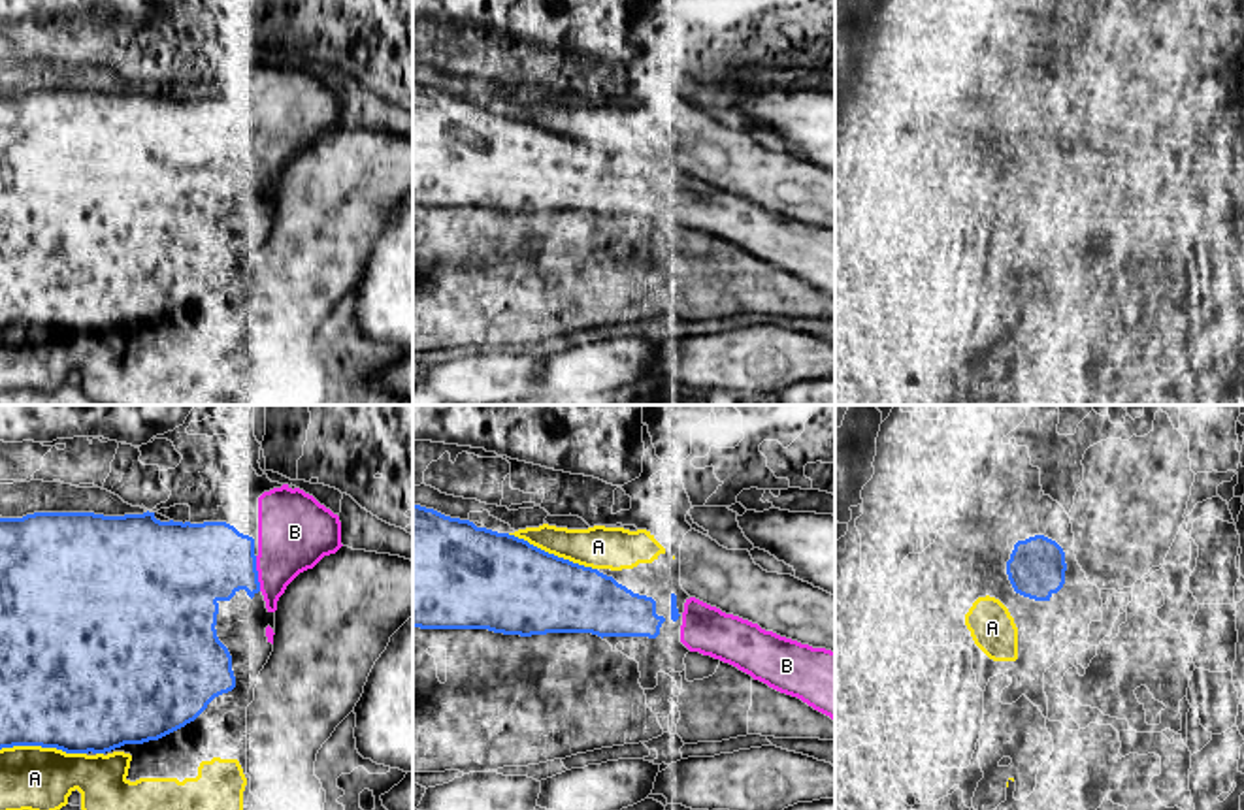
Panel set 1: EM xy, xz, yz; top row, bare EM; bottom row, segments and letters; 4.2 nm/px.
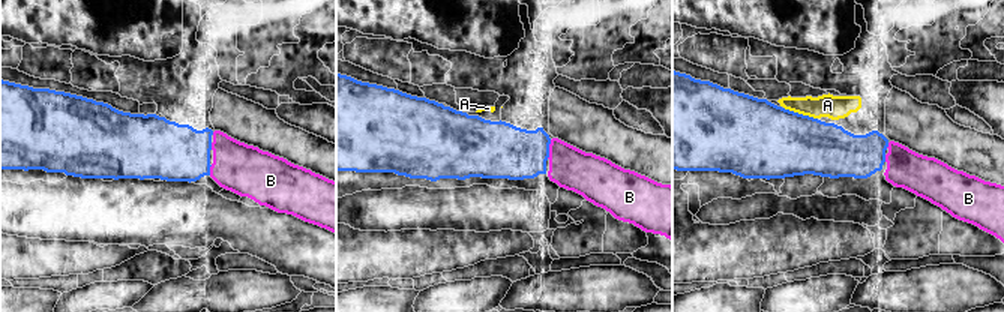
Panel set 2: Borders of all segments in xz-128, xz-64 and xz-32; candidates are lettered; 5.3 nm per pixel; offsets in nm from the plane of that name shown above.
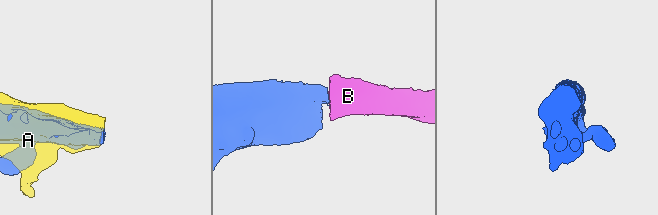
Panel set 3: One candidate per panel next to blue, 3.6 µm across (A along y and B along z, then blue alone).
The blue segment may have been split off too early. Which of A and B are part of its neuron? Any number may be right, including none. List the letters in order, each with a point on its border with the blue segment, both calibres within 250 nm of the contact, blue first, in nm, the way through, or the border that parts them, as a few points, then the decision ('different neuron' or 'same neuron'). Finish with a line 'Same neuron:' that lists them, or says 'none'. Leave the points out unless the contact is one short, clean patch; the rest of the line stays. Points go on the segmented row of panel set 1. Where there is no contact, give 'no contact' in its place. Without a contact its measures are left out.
A: xz (553, 554) | 420/180 nm | different neuron
B: xy (257, 573) | 360/320 nm | same neuron
Same neuron: B

